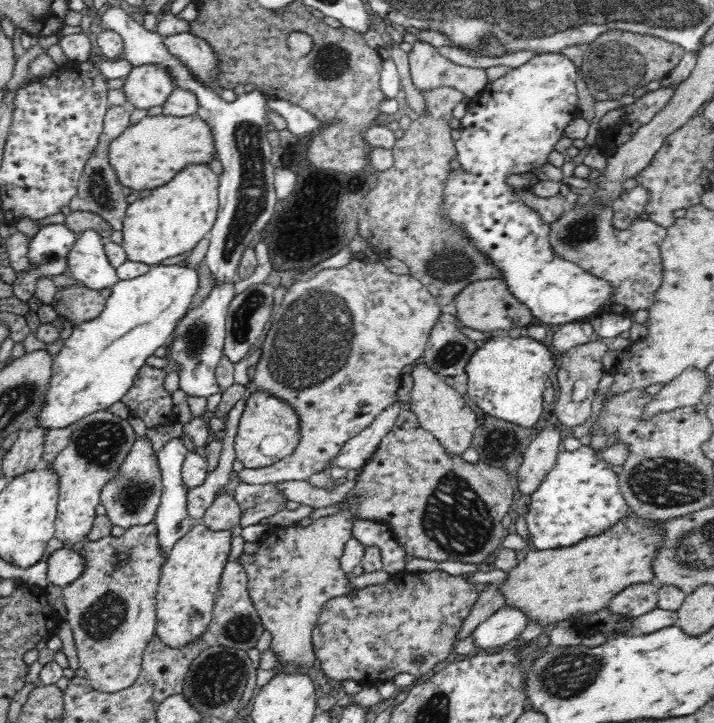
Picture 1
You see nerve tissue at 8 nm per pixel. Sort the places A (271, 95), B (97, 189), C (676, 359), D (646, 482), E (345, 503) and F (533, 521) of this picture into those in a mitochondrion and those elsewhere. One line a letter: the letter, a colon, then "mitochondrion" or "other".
A: other
B: mitochondrion
C: other
D: mitochondrion
E: other
F: other

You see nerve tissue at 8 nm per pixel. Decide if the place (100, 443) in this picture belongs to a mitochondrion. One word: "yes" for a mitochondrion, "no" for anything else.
yes

